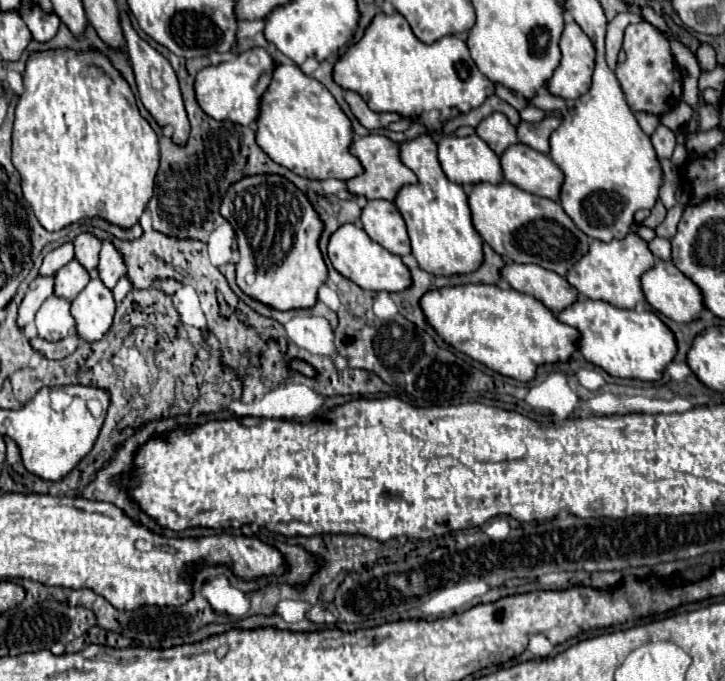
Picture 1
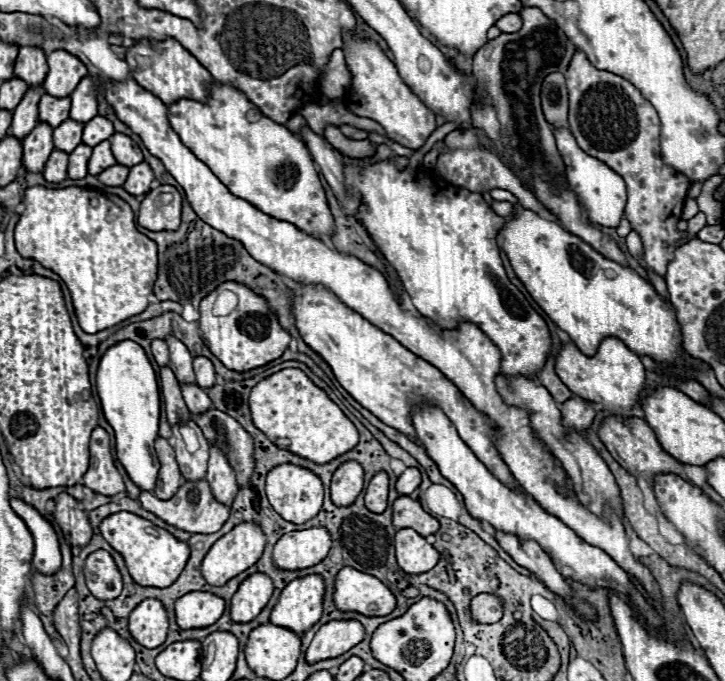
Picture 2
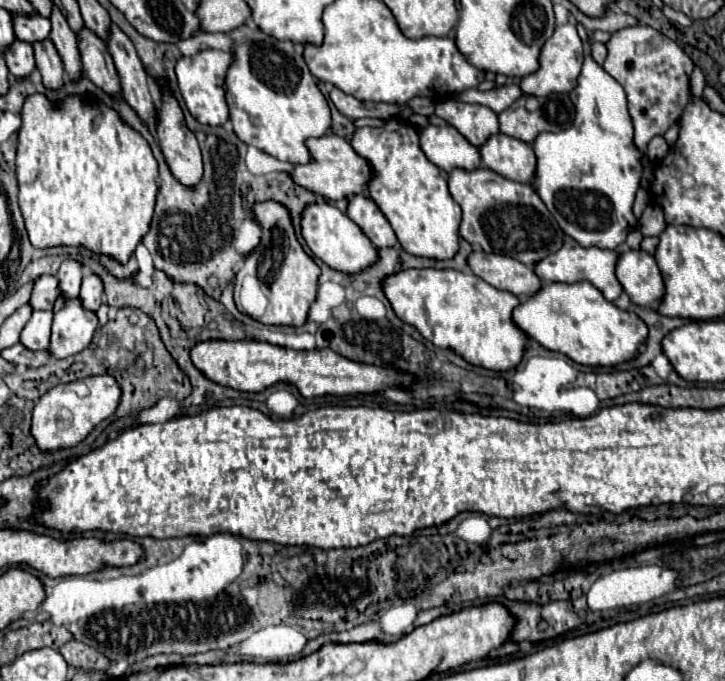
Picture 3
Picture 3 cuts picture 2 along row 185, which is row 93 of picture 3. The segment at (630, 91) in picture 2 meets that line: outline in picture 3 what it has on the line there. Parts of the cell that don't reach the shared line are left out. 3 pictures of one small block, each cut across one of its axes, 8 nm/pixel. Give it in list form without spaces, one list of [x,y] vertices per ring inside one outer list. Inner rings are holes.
[[[642,24],[614,32],[606,42],[606,48],[608,56],[602,68],[624,88],[628,96],[628,112],[634,122],[634,144],[640,152],[646,152],[648,142],[676,124],[688,104],[694,62],[676,42]]]

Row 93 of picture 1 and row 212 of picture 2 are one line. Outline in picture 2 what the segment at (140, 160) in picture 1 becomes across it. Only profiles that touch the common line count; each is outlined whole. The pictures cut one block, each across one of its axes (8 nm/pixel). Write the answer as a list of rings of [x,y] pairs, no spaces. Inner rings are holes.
[[[28,188],[24,196],[26,210],[16,224],[16,248],[22,258],[32,258],[40,262],[44,268],[56,272],[64,284],[68,286],[74,302],[74,310],[78,322],[84,332],[96,334],[100,330],[112,328],[130,316],[142,314],[150,304],[150,294],[156,280],[156,242],[146,238],[136,230],[132,208],[116,196],[116,202],[100,194],[96,190],[86,188],[64,188],[64,190],[48,190],[48,188]]]

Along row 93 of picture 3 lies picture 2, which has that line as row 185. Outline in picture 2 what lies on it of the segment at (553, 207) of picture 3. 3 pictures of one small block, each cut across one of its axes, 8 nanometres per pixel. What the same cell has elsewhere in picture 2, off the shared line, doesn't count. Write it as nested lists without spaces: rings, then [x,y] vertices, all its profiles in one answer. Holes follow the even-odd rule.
[[[556,128],[554,138],[556,138],[556,146],[558,146],[562,160],[568,162],[568,168],[566,168],[568,184],[576,192],[580,202],[584,204],[590,222],[606,226],[606,228],[616,228],[620,224],[620,218],[622,218],[622,212],[624,212],[624,206],[626,206],[624,180],[616,172],[612,172],[604,162],[600,162],[600,160],[588,156],[584,150],[580,150],[580,146],[576,144],[570,130]]]

